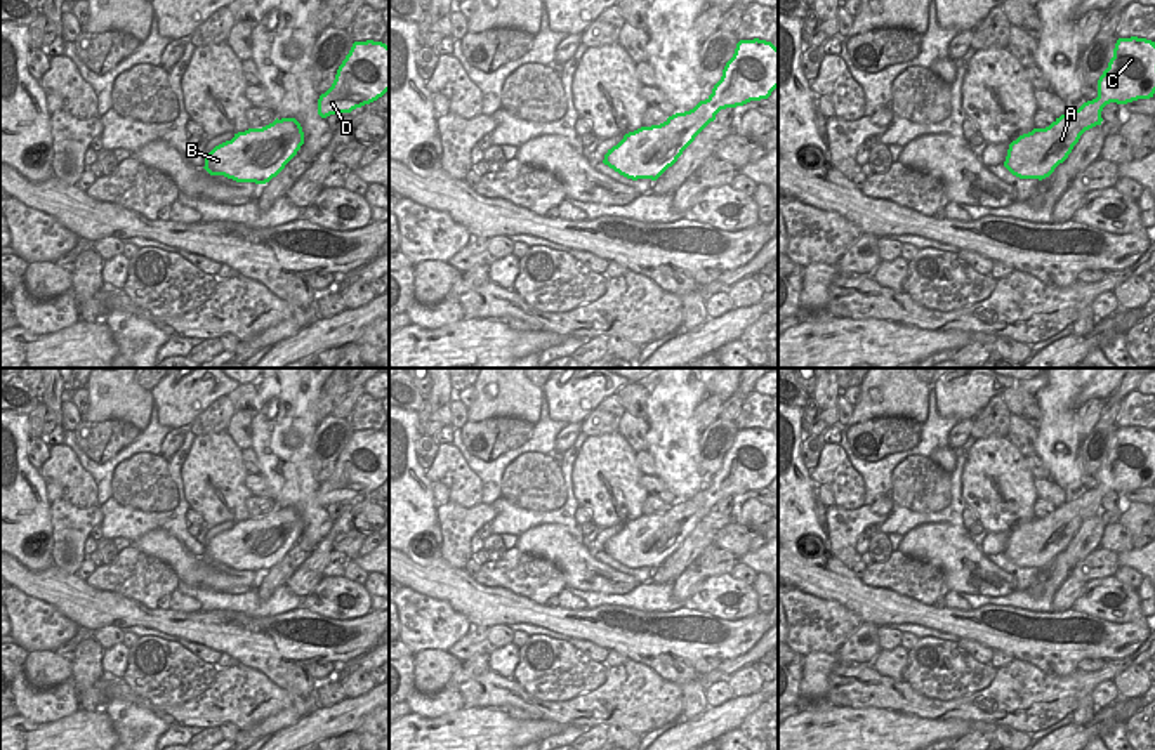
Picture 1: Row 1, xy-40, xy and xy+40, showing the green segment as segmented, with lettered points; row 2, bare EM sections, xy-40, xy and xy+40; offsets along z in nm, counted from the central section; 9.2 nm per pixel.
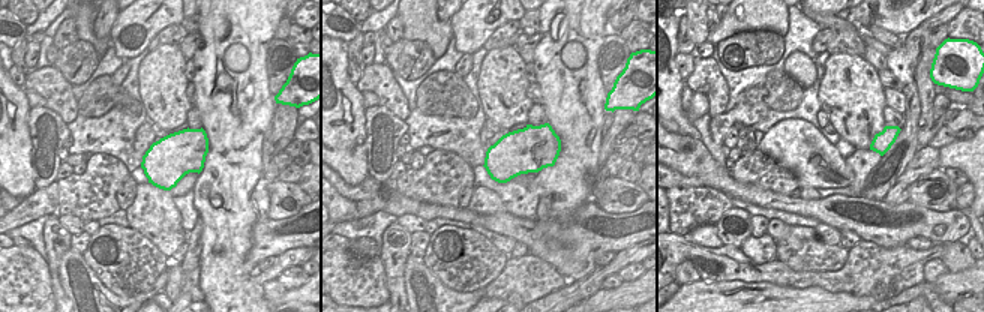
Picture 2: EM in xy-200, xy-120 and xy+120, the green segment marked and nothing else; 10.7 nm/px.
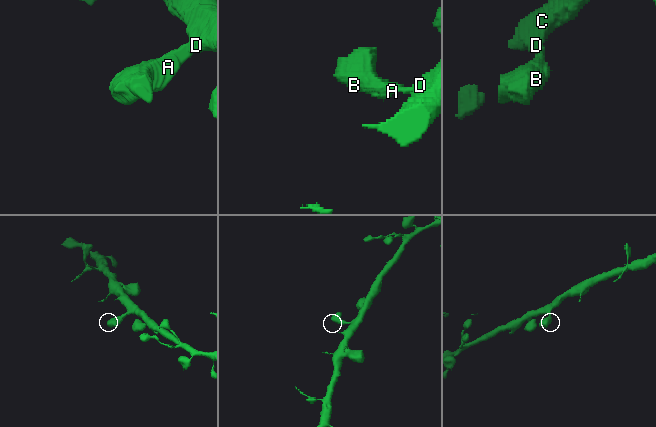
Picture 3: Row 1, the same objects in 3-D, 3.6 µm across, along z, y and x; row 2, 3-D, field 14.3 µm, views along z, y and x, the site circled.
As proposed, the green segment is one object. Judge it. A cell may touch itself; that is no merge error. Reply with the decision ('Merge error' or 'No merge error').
No merge error.

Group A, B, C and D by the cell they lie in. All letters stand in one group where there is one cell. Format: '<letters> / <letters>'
A B C D

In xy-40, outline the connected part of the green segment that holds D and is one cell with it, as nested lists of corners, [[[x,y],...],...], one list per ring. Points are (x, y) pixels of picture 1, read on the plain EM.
[[[354,431],[337,458],[332,476],[318,488],[318,503],[351,502],[389,479],[389,436],[382,431]]]

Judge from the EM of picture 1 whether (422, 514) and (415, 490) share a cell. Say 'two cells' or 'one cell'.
one cell

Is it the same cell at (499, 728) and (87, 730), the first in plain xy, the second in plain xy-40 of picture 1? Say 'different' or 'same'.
same

